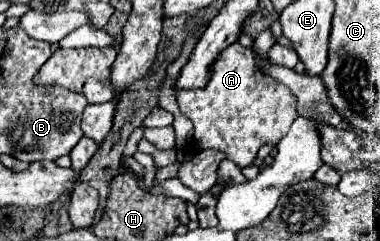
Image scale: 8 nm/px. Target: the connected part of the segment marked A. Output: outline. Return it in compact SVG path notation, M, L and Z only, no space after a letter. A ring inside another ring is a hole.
M231 44L219 54L219 62L211 66L211 82L203 90L179 90L177 106L195 126L191 148L195 152L215 148L239 168L253 166L259 148L277 144L297 118L295 98L287 86L267 82L257 68L253 50L241 44Z

